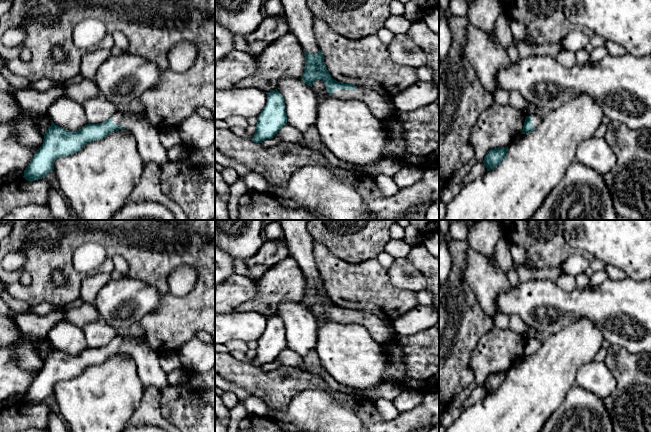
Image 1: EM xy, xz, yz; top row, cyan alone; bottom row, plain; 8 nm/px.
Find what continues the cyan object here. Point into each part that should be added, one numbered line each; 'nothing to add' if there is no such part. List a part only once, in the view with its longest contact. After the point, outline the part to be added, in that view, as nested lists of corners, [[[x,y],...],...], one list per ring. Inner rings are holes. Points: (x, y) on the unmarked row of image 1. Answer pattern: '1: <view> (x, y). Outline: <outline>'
1: xz (383, 332). Outline: [[[357,310],[356,313],[337,313],[332,317],[332,320],[344,324],[362,325],[380,344],[387,344],[395,336],[392,323],[387,323],[381,320],[377,315],[366,310]]]

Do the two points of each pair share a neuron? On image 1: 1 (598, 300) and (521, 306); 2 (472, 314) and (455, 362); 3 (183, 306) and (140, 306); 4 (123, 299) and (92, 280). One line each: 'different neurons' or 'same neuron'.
1: same neuron
2: same neuron
3: different neurons
4: different neurons

